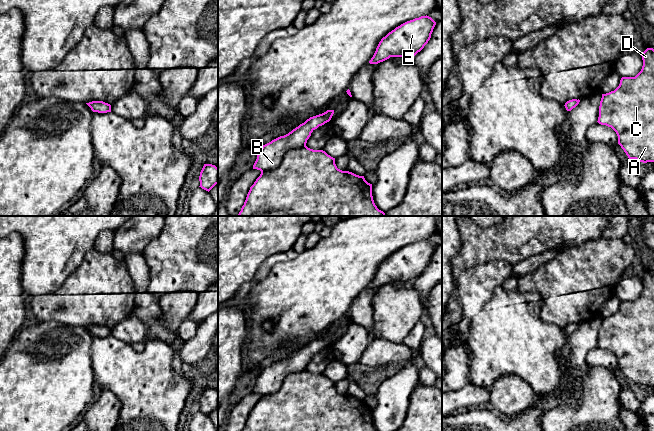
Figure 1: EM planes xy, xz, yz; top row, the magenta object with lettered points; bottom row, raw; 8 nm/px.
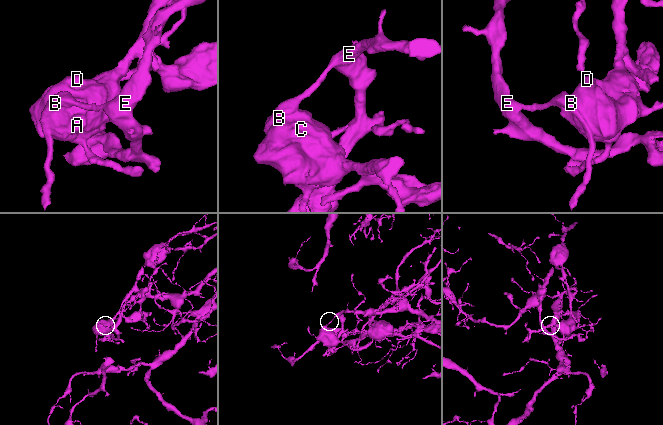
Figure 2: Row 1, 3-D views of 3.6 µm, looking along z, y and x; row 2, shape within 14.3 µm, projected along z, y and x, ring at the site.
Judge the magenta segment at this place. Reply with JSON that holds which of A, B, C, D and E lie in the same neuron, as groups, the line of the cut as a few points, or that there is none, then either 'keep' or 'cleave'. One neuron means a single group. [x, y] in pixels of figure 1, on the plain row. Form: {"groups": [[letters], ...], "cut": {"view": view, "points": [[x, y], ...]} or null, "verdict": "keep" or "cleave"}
{"groups": [["A", "B", "C", "D"], ["E"]], "cut": {"view": "xz", "points": [[315, 340], [319, 349]]}, "verdict": "cleave"}

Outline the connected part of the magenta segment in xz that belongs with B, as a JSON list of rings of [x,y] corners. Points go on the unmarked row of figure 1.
[[[316,340],[284,360],[280,360],[262,370],[253,389],[261,395],[260,400],[250,411],[242,431],[377,431],[372,420],[372,408],[364,400],[337,392],[335,382],[323,374],[313,374],[306,370],[311,357],[319,351]]]

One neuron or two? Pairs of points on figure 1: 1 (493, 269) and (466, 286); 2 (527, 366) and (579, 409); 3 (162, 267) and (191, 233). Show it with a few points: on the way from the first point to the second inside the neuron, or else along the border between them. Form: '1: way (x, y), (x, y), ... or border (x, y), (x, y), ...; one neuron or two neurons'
1: way (486, 276), (473, 285); one neuron
2: border (573, 399), (566, 402); two neurons
3: way (170, 259), (188, 241); one neuron

